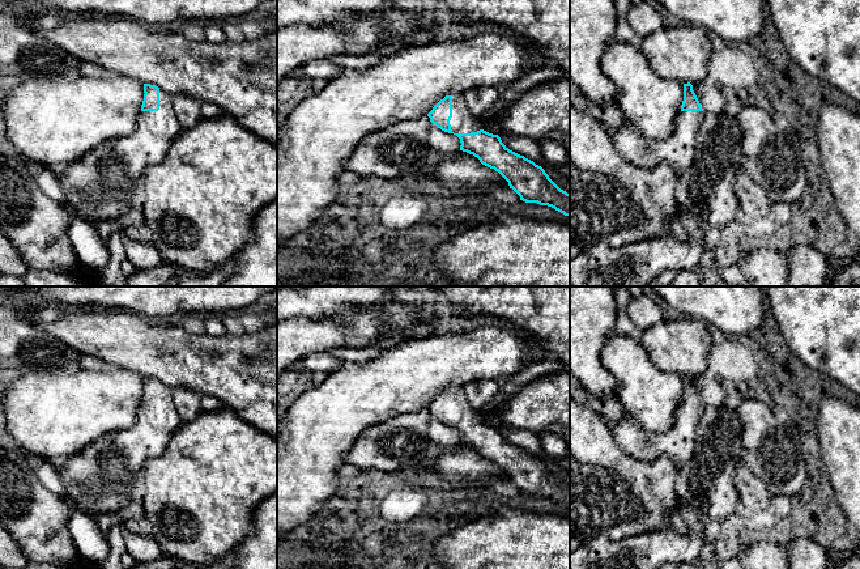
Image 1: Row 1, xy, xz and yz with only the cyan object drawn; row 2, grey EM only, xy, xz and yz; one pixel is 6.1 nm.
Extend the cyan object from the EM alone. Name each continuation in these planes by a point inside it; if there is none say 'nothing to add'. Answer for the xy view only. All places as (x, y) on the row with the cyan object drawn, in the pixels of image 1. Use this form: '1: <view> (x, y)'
1: xy (149, 143)

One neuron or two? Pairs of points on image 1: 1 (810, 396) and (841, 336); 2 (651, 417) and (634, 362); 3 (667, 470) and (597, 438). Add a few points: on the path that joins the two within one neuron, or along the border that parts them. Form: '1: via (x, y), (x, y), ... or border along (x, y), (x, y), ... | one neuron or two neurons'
1: border along (796, 357), (825, 377) | two neurons
2: via (651, 404), (651, 398), (639, 385), (635, 376) | one neuron
3: via (650, 470), (628, 470), (613, 455) | one neuron

